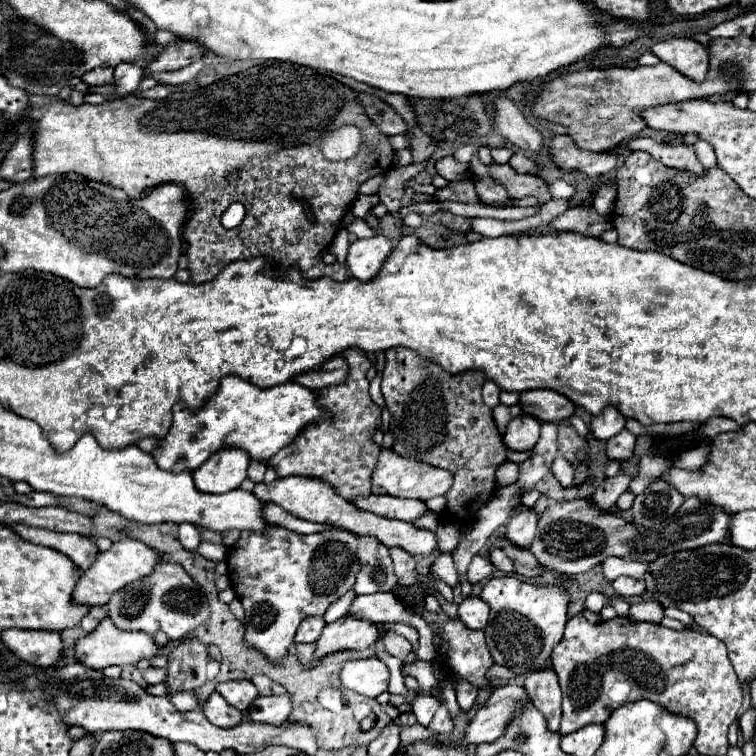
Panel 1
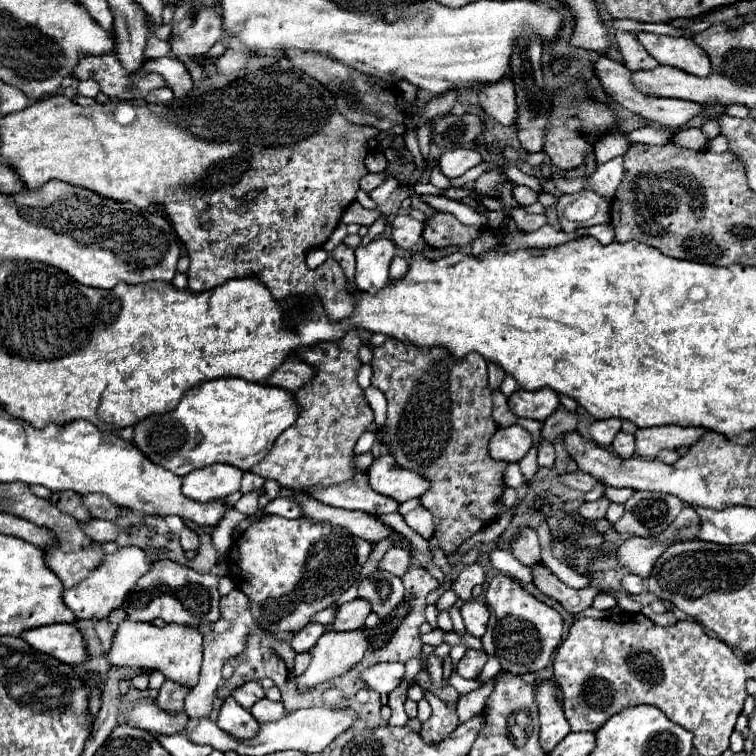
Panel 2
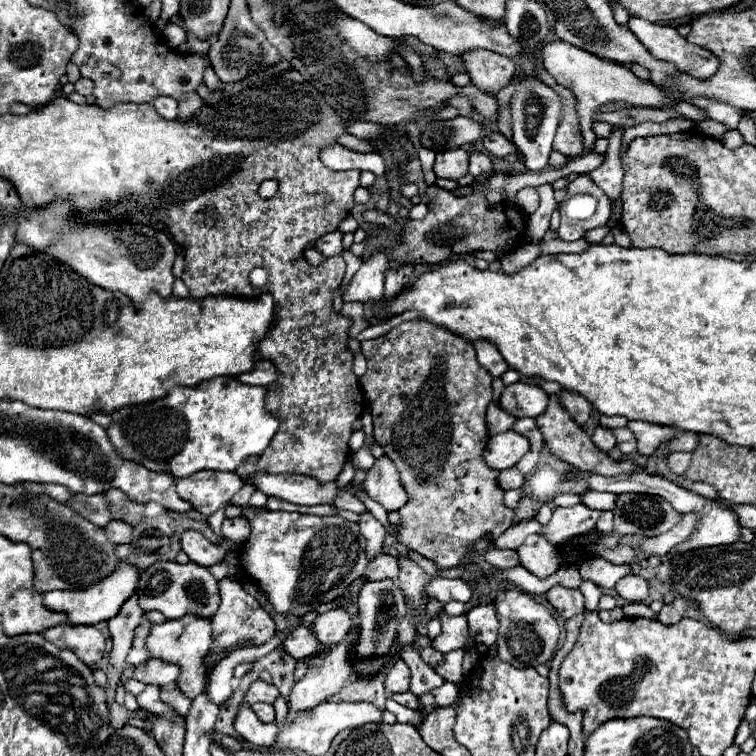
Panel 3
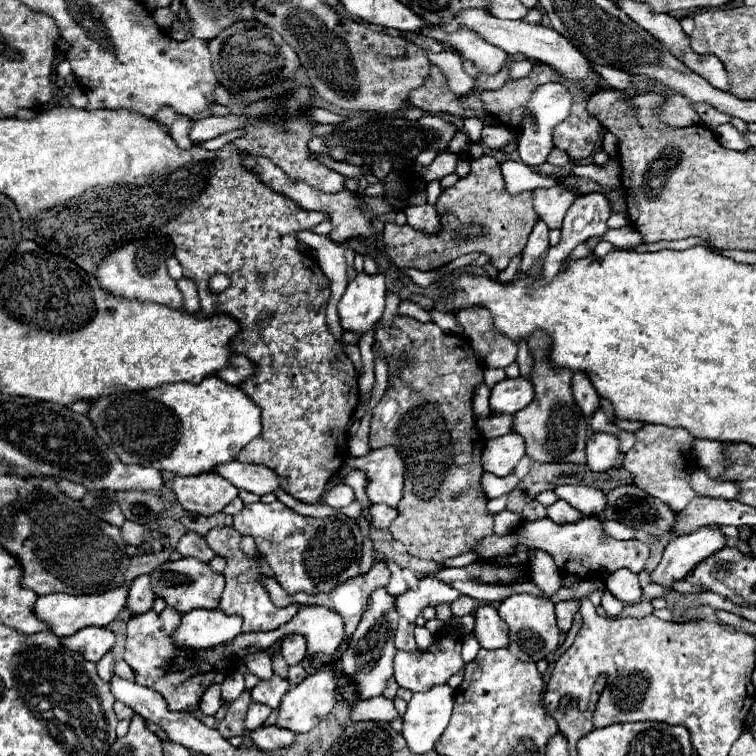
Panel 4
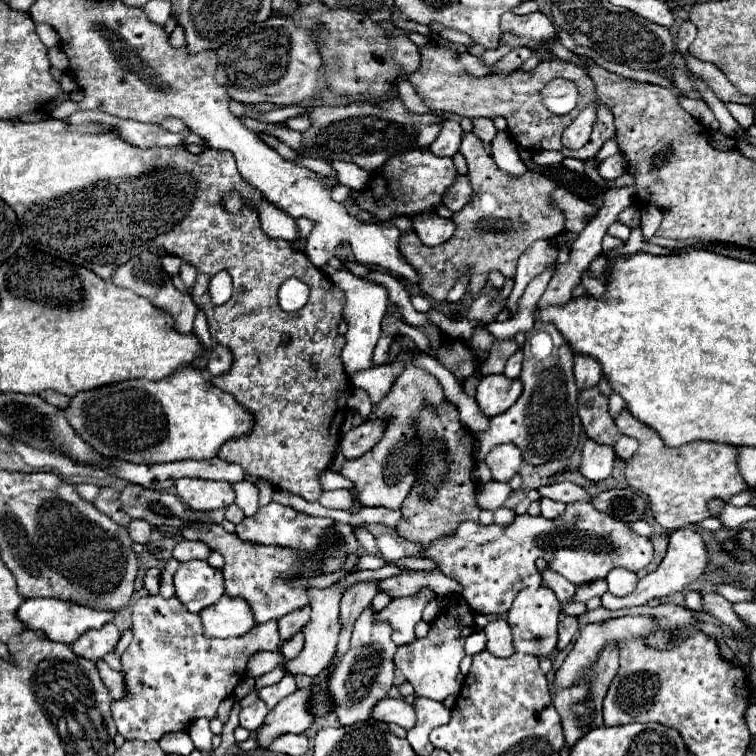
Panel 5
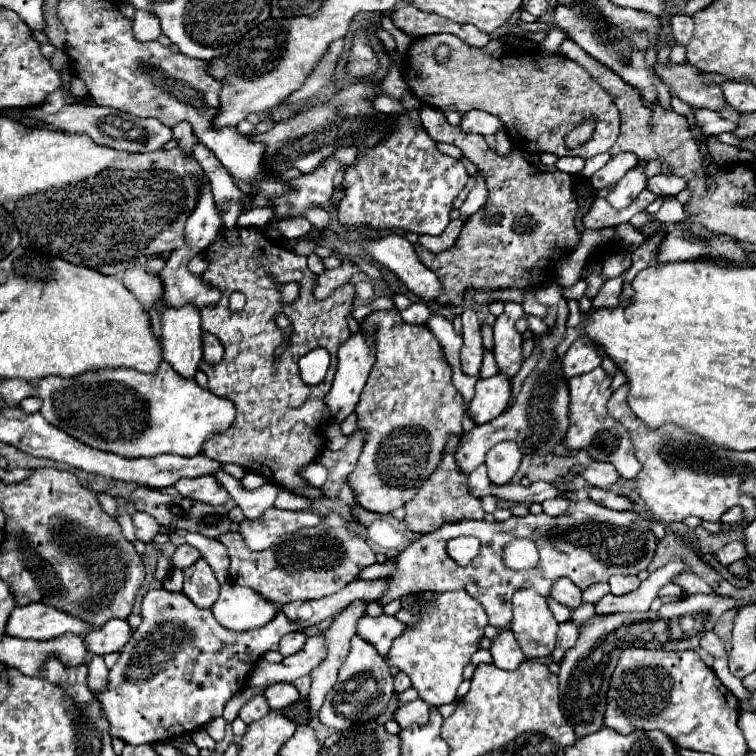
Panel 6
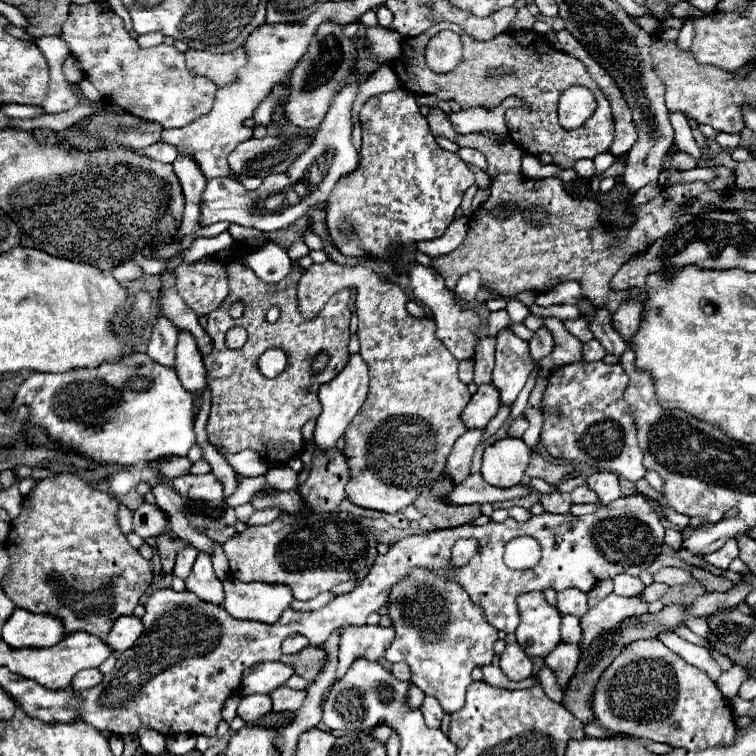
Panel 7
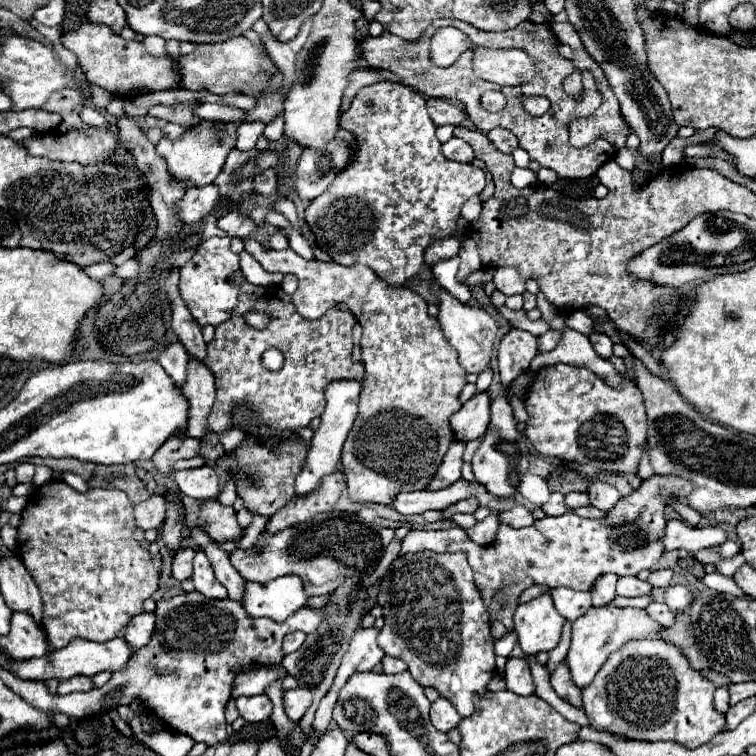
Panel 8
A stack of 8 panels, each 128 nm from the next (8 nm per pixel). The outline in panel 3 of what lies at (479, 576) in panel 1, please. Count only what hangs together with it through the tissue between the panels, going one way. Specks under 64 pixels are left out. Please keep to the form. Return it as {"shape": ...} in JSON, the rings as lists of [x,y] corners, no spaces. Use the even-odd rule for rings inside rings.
{"shape":[[[434,578],[428,586],[426,586],[426,598],[436,598],[442,604],[450,602],[450,600],[458,600],[458,602],[470,602],[472,594],[476,588],[476,578],[472,580],[464,580],[464,578],[456,578],[456,580],[448,580],[448,578]]]}

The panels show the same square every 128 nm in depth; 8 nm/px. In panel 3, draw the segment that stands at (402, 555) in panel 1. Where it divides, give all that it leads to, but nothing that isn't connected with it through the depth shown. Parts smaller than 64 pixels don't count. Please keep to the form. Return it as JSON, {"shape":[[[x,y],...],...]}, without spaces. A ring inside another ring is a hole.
{"shape":[[[380,554],[376,560],[372,560],[364,572],[366,580],[396,580],[398,578],[398,558],[392,554]]]}

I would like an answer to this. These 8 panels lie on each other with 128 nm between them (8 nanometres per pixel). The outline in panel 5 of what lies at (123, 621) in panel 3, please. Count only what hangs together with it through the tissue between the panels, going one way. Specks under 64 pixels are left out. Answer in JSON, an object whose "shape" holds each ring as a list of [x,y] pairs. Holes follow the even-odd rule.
{"shape":[[[150,568],[144,576],[144,588],[148,590],[148,594],[156,596],[158,594],[158,584],[160,584],[160,570],[156,568]]]}

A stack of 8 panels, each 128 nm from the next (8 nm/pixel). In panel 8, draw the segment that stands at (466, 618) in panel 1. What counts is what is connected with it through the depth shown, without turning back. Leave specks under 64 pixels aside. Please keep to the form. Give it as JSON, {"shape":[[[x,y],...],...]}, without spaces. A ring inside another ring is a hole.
{"shape":[[[514,656],[508,658],[506,668],[504,668],[504,680],[506,680],[506,688],[520,696],[534,694],[530,666],[524,658],[514,658]]]}

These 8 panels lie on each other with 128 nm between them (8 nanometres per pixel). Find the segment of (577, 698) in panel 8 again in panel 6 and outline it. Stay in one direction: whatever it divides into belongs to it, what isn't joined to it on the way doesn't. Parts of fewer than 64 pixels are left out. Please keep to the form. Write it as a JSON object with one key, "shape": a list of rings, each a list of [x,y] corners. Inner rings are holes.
{"shape":[[[572,620],[562,622],[562,624],[560,624],[560,630],[558,630],[558,644],[556,644],[554,652],[552,652],[554,662],[560,662],[560,660],[562,660],[564,652],[574,646],[576,638],[578,638],[578,626],[576,626]]]}

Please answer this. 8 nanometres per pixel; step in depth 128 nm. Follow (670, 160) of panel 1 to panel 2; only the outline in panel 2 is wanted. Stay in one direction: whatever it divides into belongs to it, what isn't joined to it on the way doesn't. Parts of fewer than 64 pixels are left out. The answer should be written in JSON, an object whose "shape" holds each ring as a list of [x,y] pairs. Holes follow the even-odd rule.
{"shape":[[[686,128],[686,130],[680,130],[674,134],[672,144],[678,148],[692,150],[692,152],[702,152],[706,148],[708,140],[704,138],[704,134],[698,128]],[[614,132],[614,134],[606,134],[602,136],[602,140],[598,140],[594,144],[594,152],[596,152],[596,162],[604,164],[616,156],[624,156],[626,150],[630,148],[630,140],[628,140],[628,132]]]}

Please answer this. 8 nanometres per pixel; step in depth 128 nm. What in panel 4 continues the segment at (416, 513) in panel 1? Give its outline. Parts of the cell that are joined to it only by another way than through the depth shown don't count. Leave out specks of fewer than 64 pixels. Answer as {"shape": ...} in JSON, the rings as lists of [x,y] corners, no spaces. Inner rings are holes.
{"shape":[[[234,460],[230,464],[222,464],[214,472],[224,476],[226,480],[230,480],[236,488],[254,492],[258,496],[274,494],[276,490],[282,488],[280,476],[276,476],[276,472],[272,472],[270,468],[264,468],[258,464],[242,464],[242,462]]]}

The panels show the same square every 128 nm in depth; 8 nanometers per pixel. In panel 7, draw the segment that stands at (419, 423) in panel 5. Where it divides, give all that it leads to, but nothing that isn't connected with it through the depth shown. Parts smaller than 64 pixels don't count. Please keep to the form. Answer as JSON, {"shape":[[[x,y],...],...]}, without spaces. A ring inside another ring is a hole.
{"shape":[[[440,476],[430,490],[422,492],[414,506],[432,522],[434,528],[454,528],[472,522],[480,516],[480,506],[456,506],[448,504],[448,492],[452,492],[454,482],[448,476]]]}

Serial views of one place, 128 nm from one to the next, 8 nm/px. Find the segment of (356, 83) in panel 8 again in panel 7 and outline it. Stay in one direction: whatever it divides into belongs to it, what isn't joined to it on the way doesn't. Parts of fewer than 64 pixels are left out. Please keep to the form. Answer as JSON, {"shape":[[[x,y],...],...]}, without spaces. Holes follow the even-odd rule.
{"shape":[[[346,84],[332,100],[332,108],[326,112],[320,128],[316,130],[316,138],[312,146],[306,152],[302,152],[284,174],[268,176],[258,190],[248,192],[236,180],[228,180],[228,178],[210,180],[202,194],[202,206],[200,206],[202,224],[214,224],[226,220],[232,224],[250,226],[264,232],[274,232],[288,228],[298,218],[302,218],[310,208],[326,202],[334,184],[342,176],[350,174],[360,160],[358,150],[350,142],[350,134],[352,134],[350,110],[356,92],[358,92],[358,84]]]}

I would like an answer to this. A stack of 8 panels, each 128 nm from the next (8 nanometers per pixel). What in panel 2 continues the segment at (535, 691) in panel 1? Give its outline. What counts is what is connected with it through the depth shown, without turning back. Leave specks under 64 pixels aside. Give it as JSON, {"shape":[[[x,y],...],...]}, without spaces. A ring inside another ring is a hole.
{"shape":[[[542,680],[534,684],[536,702],[540,710],[540,744],[546,752],[552,752],[552,748],[570,732],[568,720],[562,712],[562,702],[558,698],[558,686],[552,680]]]}

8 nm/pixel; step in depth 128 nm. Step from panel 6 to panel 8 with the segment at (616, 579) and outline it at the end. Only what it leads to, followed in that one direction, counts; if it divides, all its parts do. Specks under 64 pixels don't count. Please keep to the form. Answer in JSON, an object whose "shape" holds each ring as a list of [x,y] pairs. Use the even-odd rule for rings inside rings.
{"shape":[[[622,576],[618,578],[618,584],[616,584],[618,596],[644,596],[644,594],[650,594],[650,590],[652,586],[648,582],[642,582],[636,576]]]}

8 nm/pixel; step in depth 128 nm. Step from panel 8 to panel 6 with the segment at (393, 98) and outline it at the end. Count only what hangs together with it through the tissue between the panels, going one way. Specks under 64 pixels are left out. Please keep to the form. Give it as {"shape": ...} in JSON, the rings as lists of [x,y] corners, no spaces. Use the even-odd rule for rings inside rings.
{"shape":[[[380,96],[378,100],[376,100],[376,108],[380,108],[380,112],[386,112],[386,114],[402,114],[402,104],[400,102],[396,102],[396,100],[392,100],[392,98],[388,98],[388,96]],[[402,118],[402,124],[398,124],[398,128],[392,132],[392,136],[390,136],[388,140],[384,140],[384,142],[378,144],[376,148],[364,150],[364,152],[356,158],[356,164],[354,164],[352,168],[348,168],[348,172],[346,172],[346,176],[344,176],[344,190],[346,190],[346,194],[344,194],[342,202],[338,204],[338,218],[340,218],[340,222],[346,224],[346,226],[350,226],[350,224],[364,224],[364,226],[370,226],[370,228],[400,228],[400,230],[406,230],[406,232],[432,234],[432,236],[436,236],[436,234],[440,234],[440,232],[448,226],[448,222],[450,222],[448,214],[450,214],[450,210],[452,210],[452,200],[460,194],[460,190],[464,188],[466,180],[468,180],[468,174],[466,174],[466,168],[464,168],[464,164],[462,164],[460,160],[454,160],[454,158],[450,158],[450,156],[440,154],[438,148],[436,148],[436,142],[426,134],[426,130],[424,130],[422,126],[414,126],[414,124],[410,124],[410,120]]]}

